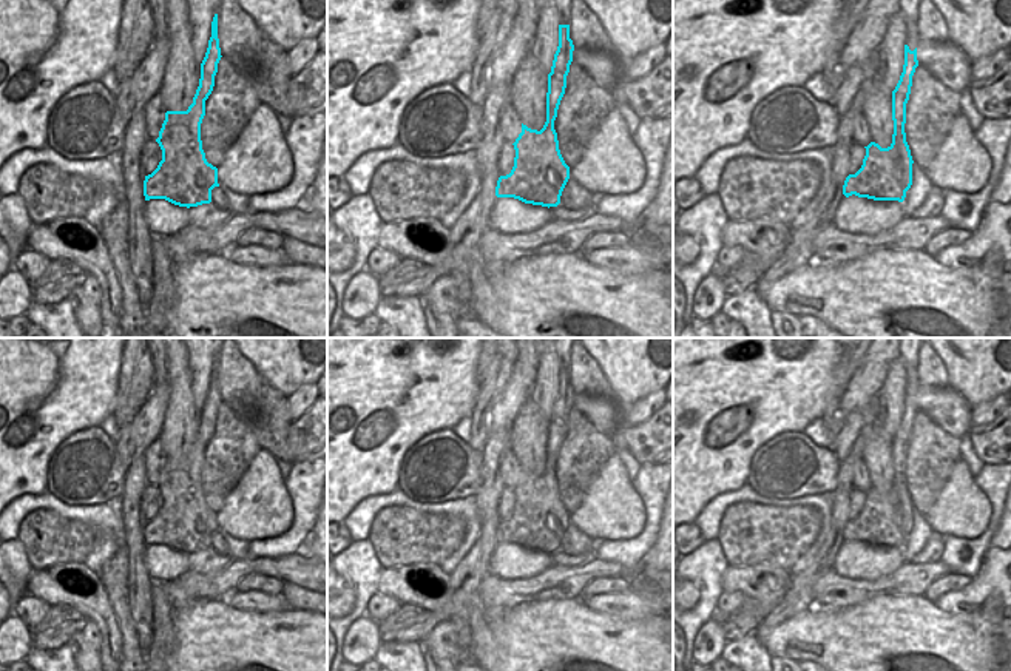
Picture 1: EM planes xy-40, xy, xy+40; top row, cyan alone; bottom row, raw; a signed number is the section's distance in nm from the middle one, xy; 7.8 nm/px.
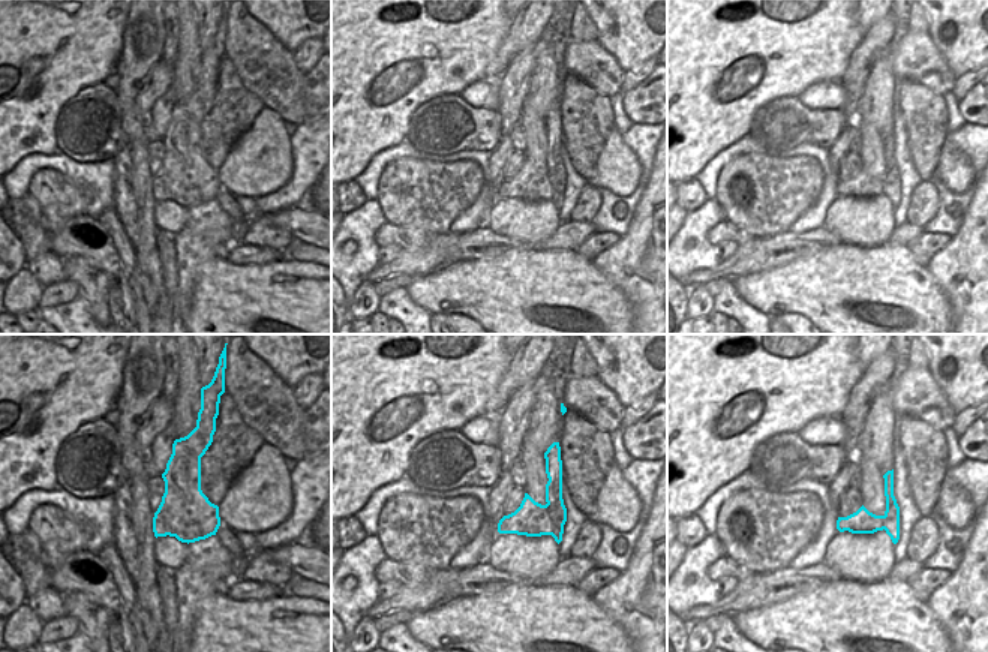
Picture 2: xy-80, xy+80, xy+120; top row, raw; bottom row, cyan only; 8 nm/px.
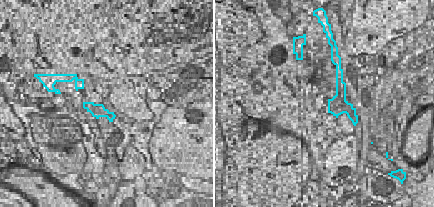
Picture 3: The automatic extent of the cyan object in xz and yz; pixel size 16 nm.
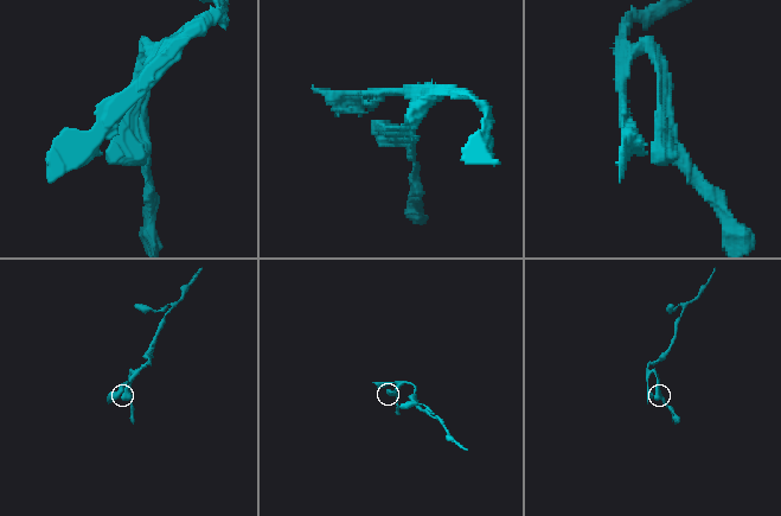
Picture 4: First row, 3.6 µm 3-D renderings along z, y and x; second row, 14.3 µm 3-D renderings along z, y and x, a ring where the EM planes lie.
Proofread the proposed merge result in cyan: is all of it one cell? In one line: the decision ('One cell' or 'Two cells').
Two cells

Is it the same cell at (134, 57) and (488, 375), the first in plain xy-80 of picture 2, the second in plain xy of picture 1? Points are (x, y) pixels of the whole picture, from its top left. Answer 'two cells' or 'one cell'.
one cell

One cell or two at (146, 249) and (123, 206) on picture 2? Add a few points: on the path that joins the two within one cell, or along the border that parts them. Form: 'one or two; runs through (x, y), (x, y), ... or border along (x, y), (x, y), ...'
one; runs through (138, 239), (129, 216)

